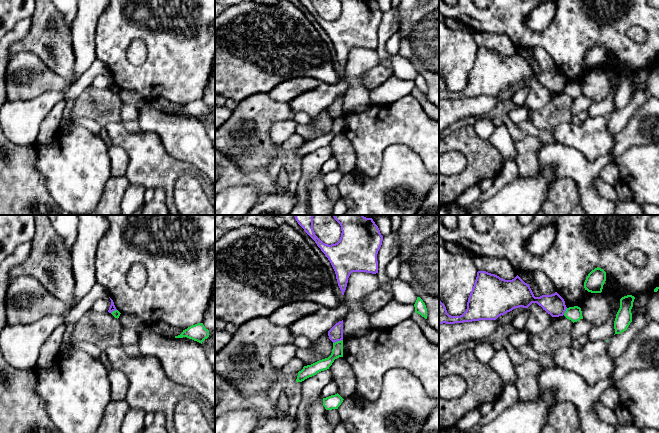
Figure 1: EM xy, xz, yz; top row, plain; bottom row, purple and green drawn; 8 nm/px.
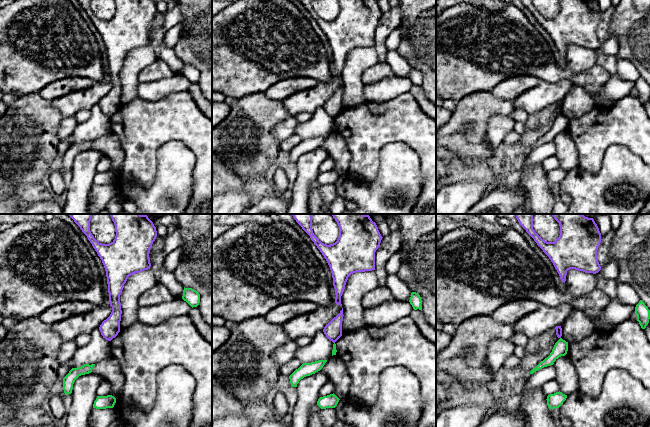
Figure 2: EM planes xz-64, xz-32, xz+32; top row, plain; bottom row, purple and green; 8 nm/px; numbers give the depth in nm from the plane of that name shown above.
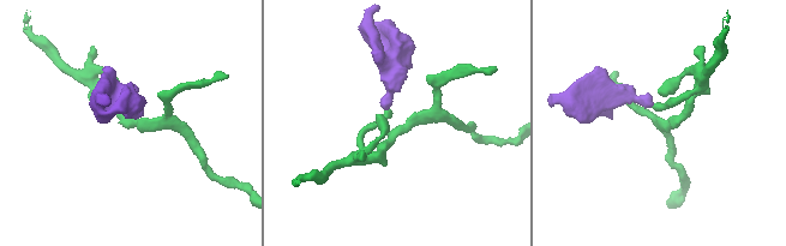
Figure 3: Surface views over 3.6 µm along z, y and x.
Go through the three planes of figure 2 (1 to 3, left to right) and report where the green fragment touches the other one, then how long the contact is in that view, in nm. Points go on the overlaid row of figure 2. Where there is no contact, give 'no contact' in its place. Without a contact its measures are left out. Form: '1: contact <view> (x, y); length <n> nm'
1: no contact
2: no contact
3: no contact

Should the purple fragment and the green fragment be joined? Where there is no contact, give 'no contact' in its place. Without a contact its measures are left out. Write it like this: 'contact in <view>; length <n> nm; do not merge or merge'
contact in xz; length 90 nm; do not merge

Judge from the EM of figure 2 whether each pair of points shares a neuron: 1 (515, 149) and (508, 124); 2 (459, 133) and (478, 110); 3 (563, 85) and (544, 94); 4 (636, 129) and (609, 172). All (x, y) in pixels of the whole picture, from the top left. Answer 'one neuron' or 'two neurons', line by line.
1: two neurons
2: one neuron
3: one neuron
4: two neurons

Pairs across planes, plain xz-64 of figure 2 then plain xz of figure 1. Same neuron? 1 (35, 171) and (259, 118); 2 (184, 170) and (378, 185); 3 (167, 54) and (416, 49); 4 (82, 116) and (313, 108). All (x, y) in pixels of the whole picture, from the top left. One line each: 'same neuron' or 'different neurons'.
1: same neuron
2: same neuron
3: different neurons
4: different neurons

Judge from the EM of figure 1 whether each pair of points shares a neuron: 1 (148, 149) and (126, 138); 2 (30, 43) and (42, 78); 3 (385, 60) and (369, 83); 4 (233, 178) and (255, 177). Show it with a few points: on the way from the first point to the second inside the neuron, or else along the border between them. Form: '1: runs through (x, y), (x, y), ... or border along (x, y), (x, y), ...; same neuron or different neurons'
1: runs through (143, 148), (131, 142); same neuron
2: border along (12, 54), (31, 51), (52, 69); different neurons
3: border along (379, 63), (392, 70); different neurons
4: runs through (238, 178), (250, 178); same neuron

